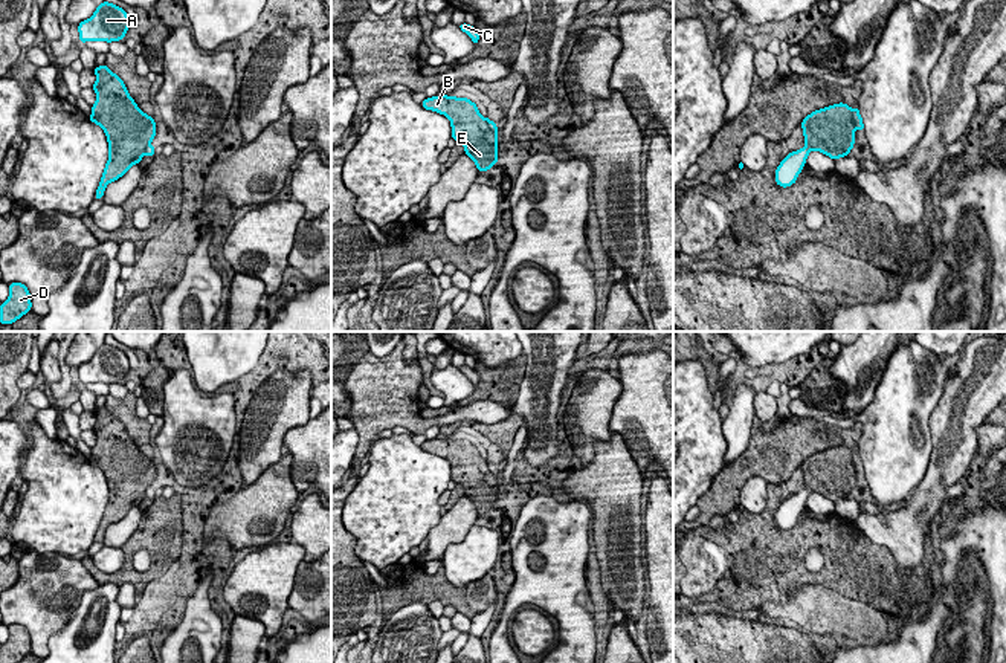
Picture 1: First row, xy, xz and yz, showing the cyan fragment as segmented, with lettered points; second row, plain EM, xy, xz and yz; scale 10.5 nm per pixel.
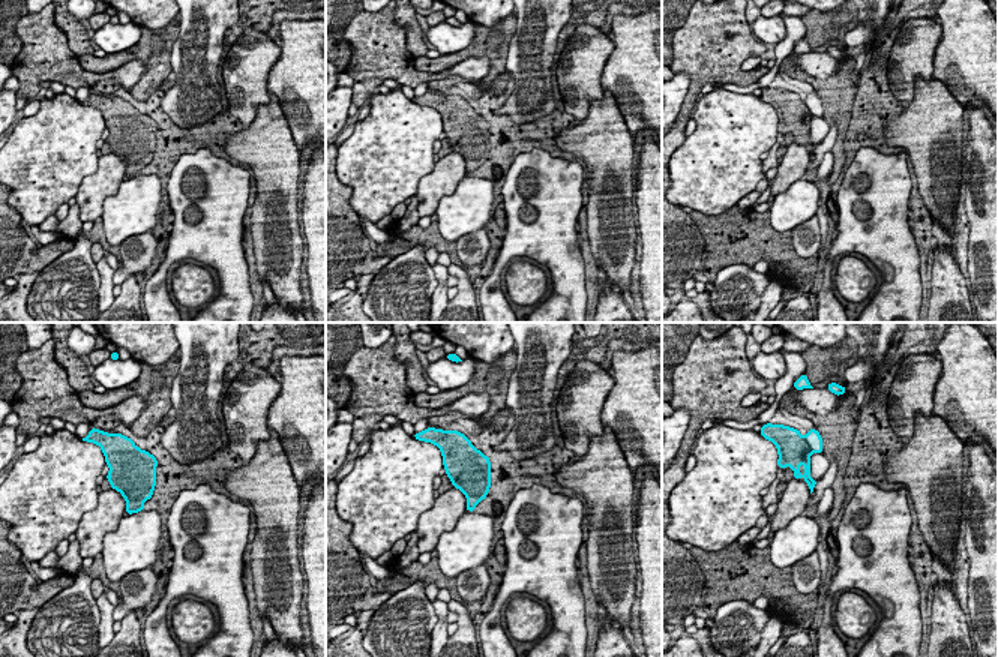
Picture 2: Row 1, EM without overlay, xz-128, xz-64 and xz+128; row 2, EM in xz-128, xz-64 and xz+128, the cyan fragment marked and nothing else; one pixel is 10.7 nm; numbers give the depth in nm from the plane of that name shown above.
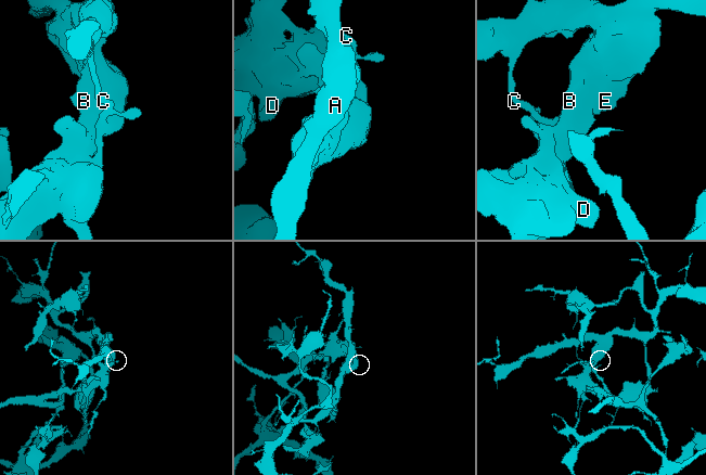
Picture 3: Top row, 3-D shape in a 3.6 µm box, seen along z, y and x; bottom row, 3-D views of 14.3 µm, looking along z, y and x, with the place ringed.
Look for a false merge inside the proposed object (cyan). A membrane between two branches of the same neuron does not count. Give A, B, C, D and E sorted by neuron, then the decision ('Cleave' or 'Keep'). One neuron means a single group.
Groups: A C / B D E. Cleave

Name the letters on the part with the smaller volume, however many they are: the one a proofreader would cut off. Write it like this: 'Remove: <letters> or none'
Remove: B, D, E

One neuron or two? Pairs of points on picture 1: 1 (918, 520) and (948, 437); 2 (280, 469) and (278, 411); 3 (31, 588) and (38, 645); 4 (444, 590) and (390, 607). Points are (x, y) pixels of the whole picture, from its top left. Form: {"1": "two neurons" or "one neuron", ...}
{"1": "one neuron", "2": "two neurons", "3": "one neuron", "4": "one neuron"}

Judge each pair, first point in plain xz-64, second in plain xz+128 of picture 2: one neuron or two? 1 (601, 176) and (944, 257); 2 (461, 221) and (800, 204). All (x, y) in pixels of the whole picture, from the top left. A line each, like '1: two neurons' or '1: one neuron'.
1: two neurons
2: one neuron

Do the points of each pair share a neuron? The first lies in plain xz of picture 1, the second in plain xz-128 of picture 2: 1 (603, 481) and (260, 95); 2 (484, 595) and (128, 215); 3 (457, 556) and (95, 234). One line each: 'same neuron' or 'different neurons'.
1: different neurons
2: different neurons
3: different neurons

